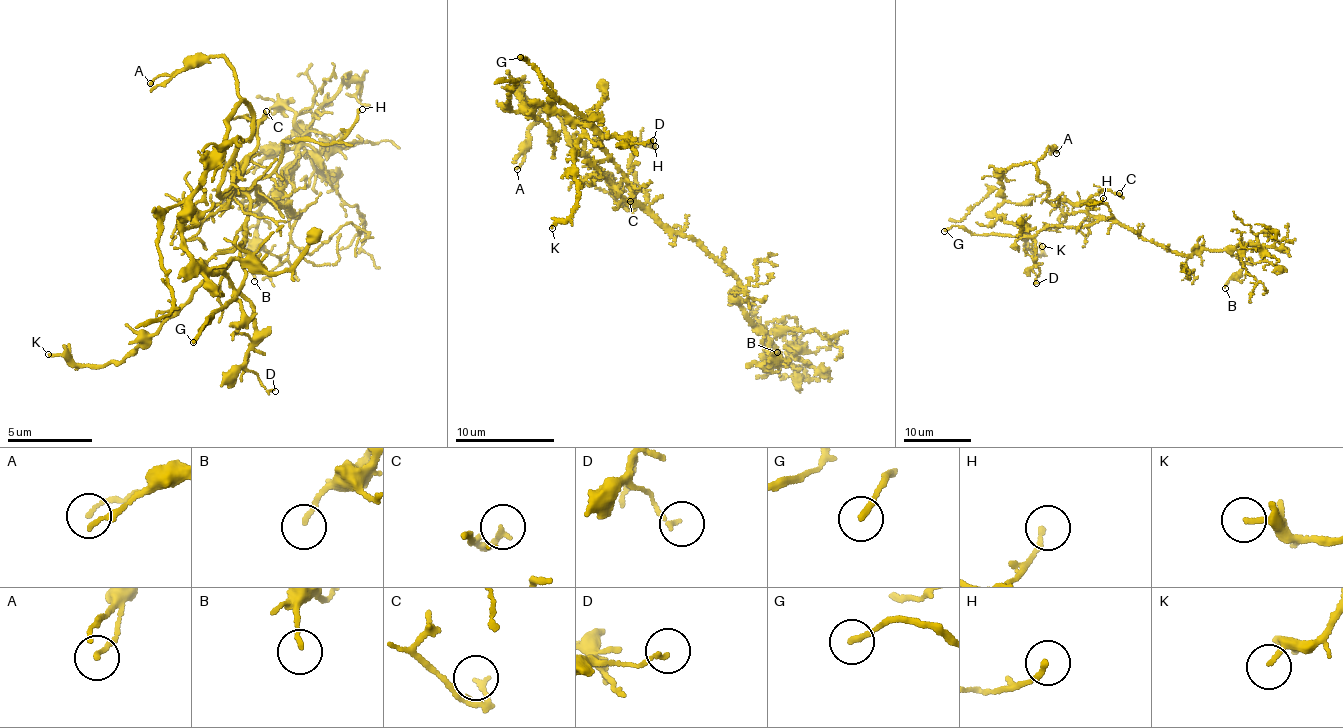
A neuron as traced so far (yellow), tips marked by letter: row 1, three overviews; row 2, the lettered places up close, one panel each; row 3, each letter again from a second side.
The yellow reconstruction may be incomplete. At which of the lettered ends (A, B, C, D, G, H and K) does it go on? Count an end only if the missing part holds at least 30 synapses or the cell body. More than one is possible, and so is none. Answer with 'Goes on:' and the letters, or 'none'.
Goes on: G

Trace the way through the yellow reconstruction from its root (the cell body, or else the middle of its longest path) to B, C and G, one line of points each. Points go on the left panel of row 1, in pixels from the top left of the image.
B: (250, 193), (256, 185), (268, 202), (297, 213), (277, 205), (281, 180), (256, 213), (254, 281)
C: (250, 193), (236, 199), (232, 192), (234, 168), (253, 151), (259, 135), (243, 116), (257, 122), (266, 111)
G: (250, 193), (255, 198), (246, 226), (242, 283), (203, 329), (211, 323), (206, 317), (193, 342)

